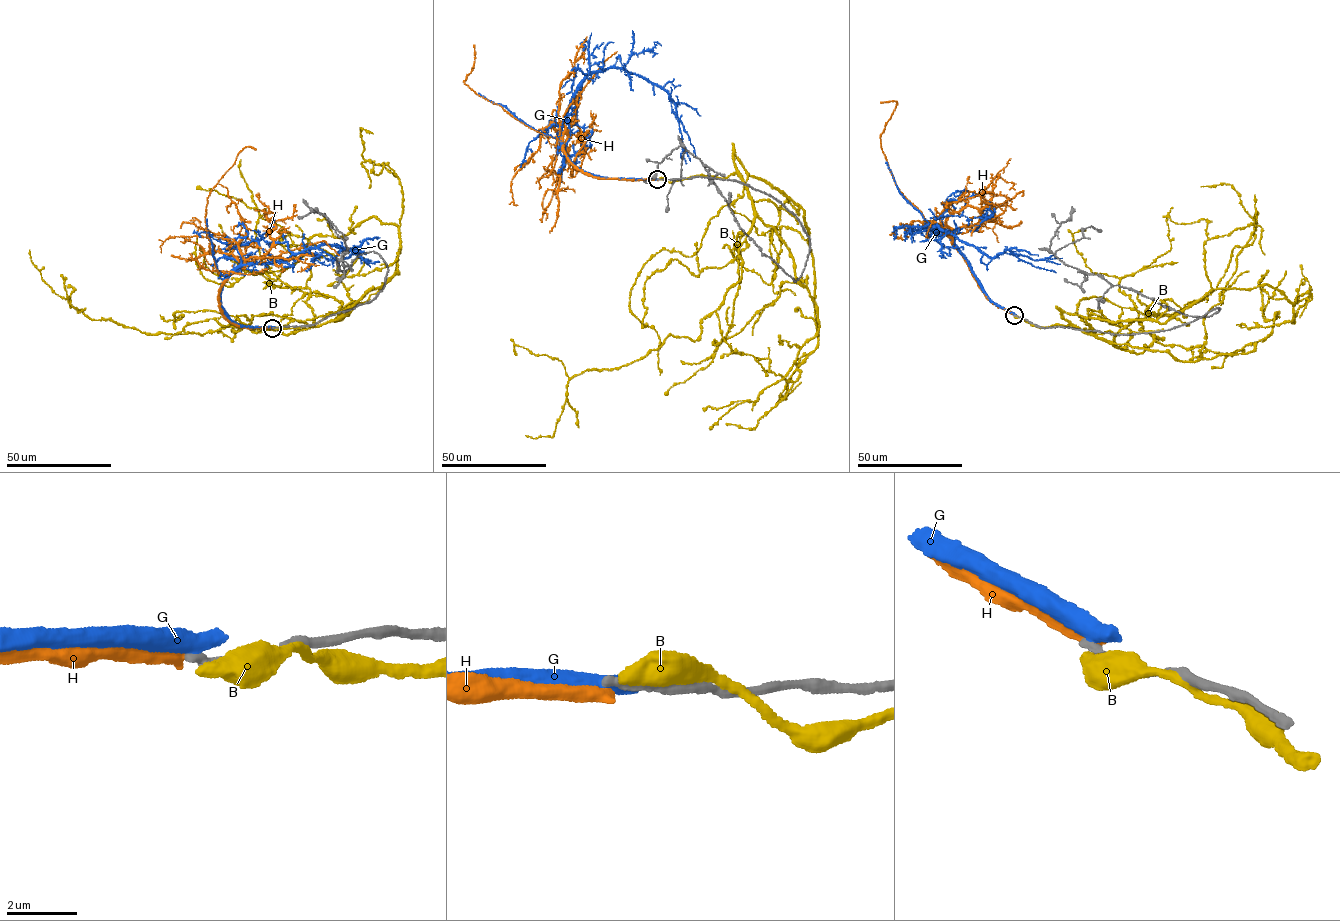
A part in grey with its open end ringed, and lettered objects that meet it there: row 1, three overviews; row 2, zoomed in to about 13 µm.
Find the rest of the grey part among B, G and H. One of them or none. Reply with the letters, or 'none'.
none

